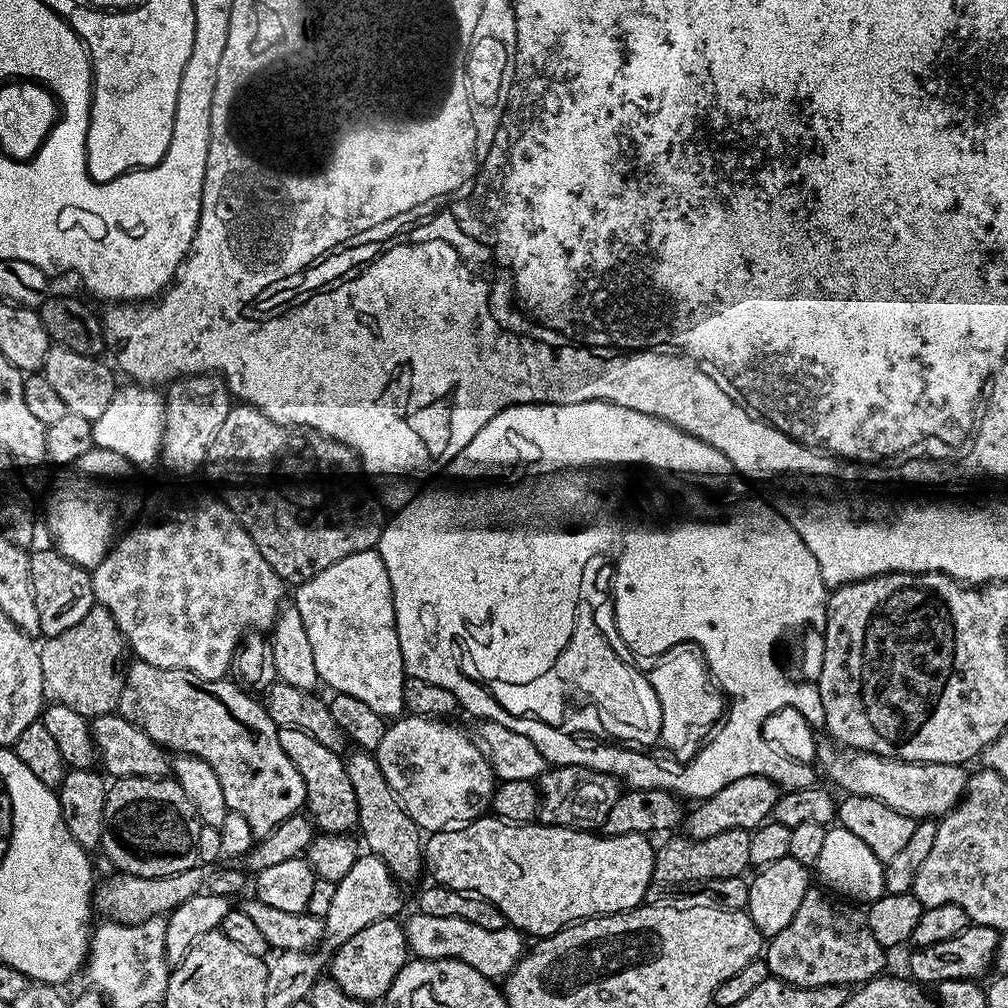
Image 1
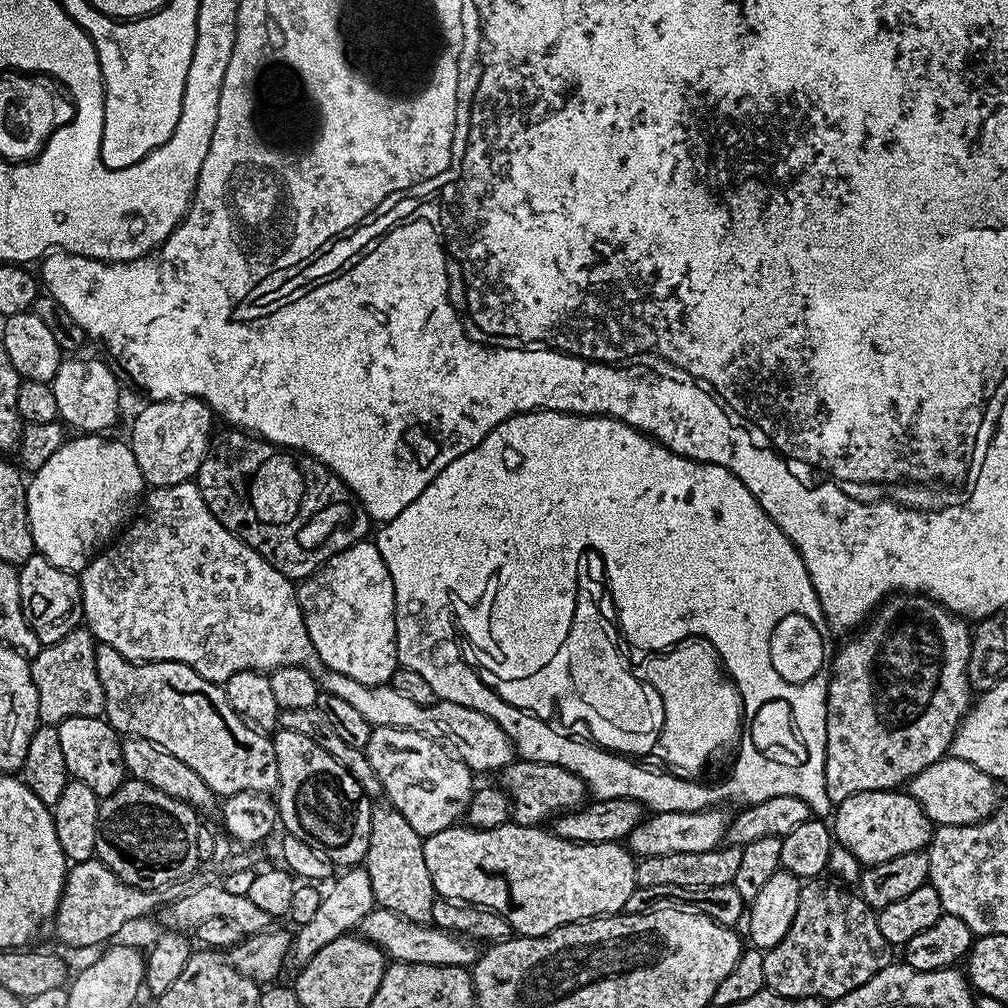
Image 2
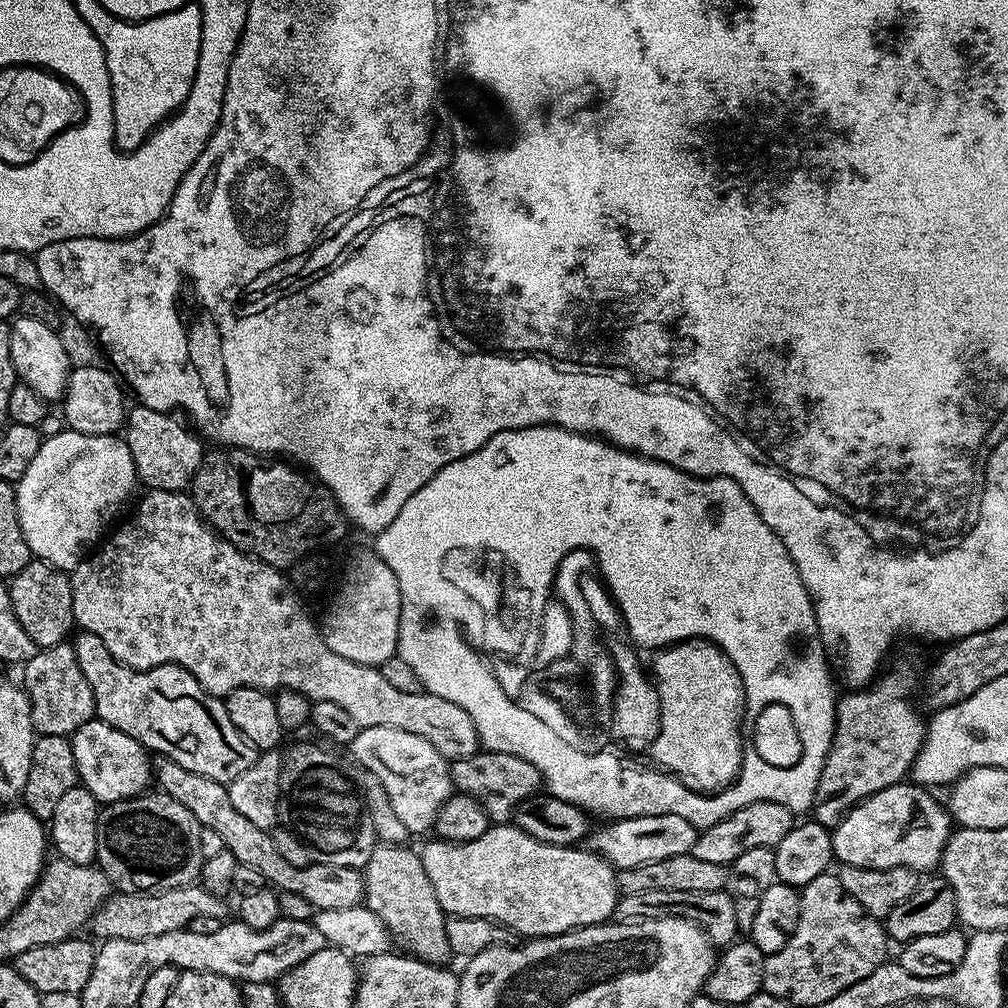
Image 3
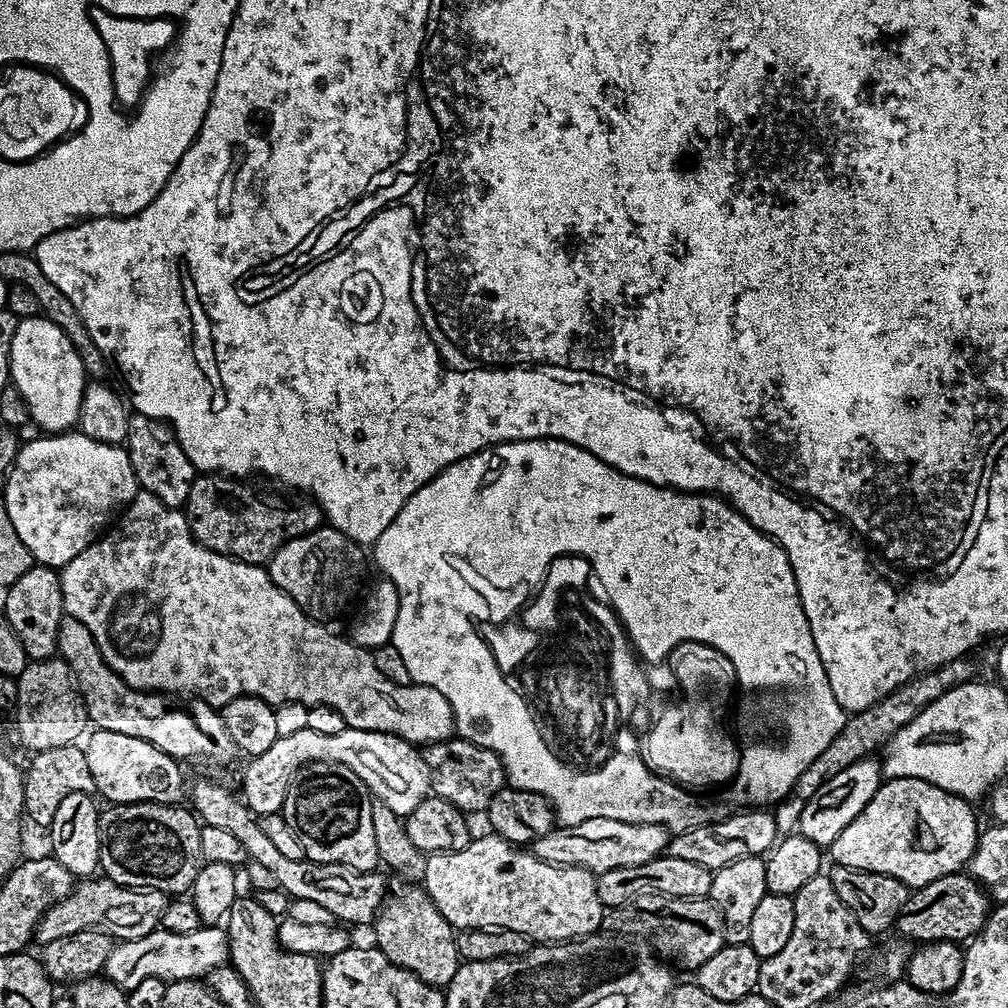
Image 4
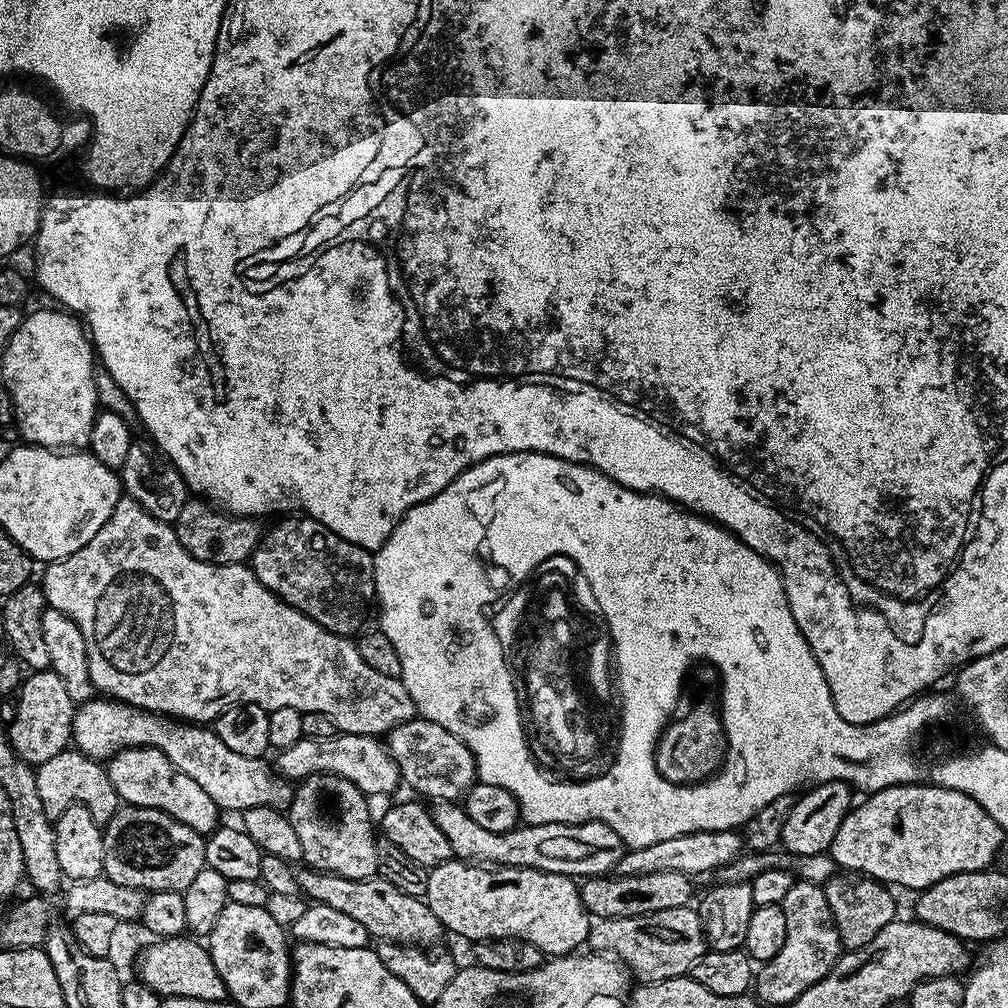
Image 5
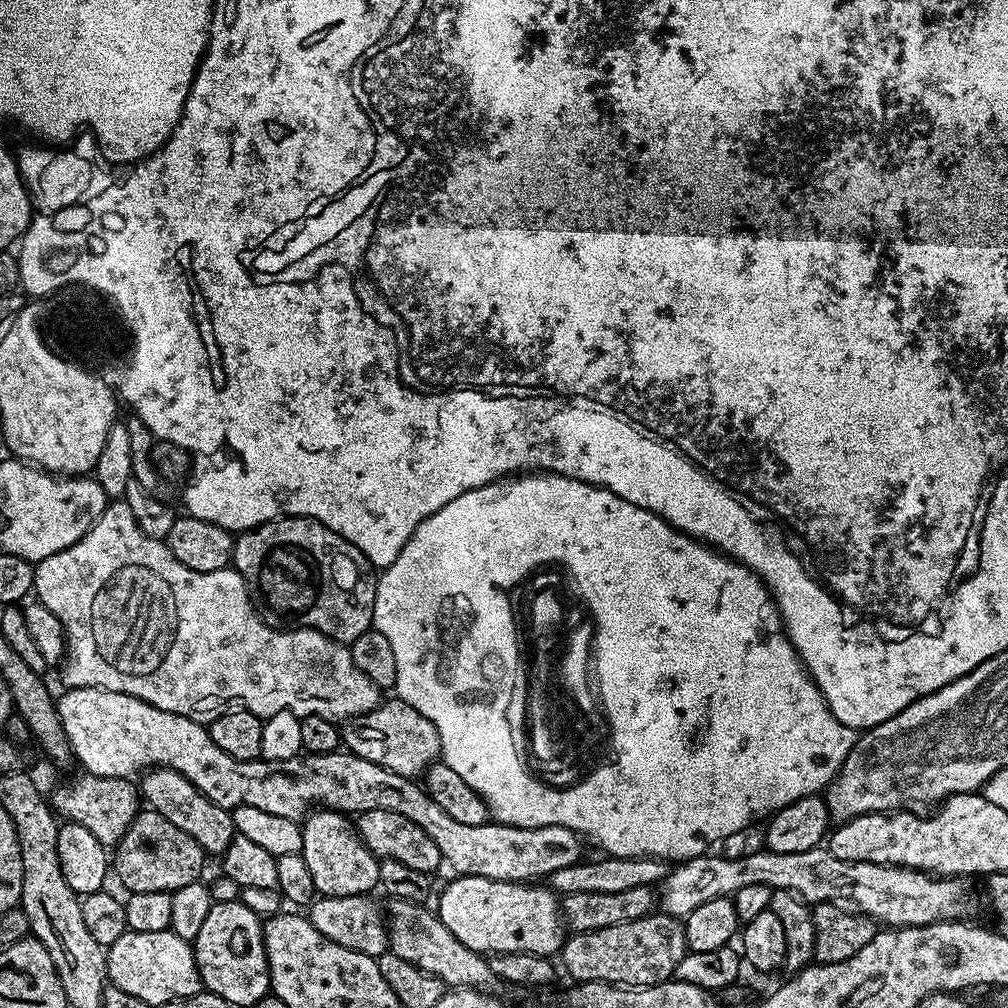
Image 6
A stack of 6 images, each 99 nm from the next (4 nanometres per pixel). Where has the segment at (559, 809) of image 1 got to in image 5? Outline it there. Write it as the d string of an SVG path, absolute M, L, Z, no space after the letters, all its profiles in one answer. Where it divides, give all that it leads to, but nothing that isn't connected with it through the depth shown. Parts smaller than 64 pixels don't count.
M413 718L393 728L386 736L388 752L396 760L400 770L400 779L409 784L415 795L429 796L429 801L459 801L467 796L472 785L477 783L476 759L474 754L450 730L438 726L438 722Z

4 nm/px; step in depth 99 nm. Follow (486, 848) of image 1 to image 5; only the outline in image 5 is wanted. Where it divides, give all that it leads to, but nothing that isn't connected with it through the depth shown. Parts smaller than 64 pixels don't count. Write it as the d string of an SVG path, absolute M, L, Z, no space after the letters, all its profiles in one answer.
M459 858L448 860L428 874L426 902L449 933L465 936L468 942L481 940L525 940L534 942L545 957L567 956L583 949L588 942L590 917L580 897L580 884L571 876L550 874L533 868L485 866Z

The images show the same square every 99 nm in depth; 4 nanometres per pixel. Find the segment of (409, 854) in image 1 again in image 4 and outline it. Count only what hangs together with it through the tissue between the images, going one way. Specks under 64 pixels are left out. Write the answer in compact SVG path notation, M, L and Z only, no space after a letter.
M404 882L401 885L396 897L393 900L391 897L376 913L375 947L379 948L382 954L386 954L390 962L410 970L410 974L422 978L422 982L432 988L447 989L448 983L462 963L456 945L456 932L452 924L442 918L423 887L412 882Z

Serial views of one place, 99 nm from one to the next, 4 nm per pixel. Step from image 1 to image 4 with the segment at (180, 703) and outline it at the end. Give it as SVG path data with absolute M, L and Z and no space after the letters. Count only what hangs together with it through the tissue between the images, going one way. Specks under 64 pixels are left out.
M64 615L58 626L56 650L59 659L72 671L72 679L84 704L88 707L89 721L102 731L116 731L118 734L130 734L130 738L142 738L158 746L167 756L178 762L184 760L209 760L212 764L228 764L238 756L234 738L226 734L224 717L211 704L204 700L185 698L180 694L162 692L143 692L131 688L102 658L94 634L78 622L78 618Z

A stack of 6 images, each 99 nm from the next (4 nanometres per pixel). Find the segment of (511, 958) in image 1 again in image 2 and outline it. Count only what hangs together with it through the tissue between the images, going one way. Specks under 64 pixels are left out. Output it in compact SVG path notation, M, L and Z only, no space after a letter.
M379 906L373 908L372 912L360 923L358 932L371 944L377 944L398 964L471 966L475 964L478 955L477 945L465 937L457 936L455 932L447 932L431 923L419 924Z

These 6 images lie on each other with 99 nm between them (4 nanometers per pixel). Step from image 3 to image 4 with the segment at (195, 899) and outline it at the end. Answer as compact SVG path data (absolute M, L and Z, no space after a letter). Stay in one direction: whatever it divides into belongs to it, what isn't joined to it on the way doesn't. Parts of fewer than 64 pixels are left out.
M84 878L62 902L46 910L46 914L38 922L34 940L37 945L43 946L58 938L70 938L70 934L91 928L107 932L117 941L142 938L160 928L160 919L167 912L169 903L170 896L167 892L153 888L127 888L107 878Z

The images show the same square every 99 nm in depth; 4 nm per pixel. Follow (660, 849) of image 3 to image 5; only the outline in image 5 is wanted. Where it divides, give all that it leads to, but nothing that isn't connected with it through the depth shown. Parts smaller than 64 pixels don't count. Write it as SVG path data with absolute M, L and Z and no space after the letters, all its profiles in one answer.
M437 800L430 808L434 822L442 826L442 834L450 841L453 857L485 866L505 868L533 868L550 874L573 878L587 878L611 873L621 858L626 845L610 826L597 820L581 824L527 824L514 830L495 832L486 830L466 814L459 803Z

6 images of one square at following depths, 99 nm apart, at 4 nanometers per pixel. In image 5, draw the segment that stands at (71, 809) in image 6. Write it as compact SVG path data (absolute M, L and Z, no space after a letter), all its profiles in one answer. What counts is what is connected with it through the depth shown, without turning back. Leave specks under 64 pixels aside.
M65 750L54 754L50 762L42 762L36 768L38 782L38 798L42 798L42 810L46 810L46 818L56 821L71 804L81 804L94 814L94 818L102 826L122 806L120 795L114 790L114 782L110 782L108 769L99 760L91 760L85 752Z

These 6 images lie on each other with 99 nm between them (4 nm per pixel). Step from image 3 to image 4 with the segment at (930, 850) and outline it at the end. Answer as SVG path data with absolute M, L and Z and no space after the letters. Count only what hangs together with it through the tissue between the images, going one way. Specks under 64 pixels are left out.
M918 778L885 779L879 790L866 802L866 810L834 838L830 846L832 864L850 866L854 870L866 870L878 874L890 874L890 878L898 878L910 890L925 888L943 876L961 871L972 859L976 842L980 839L981 825L976 825L976 812L969 801L960 796L950 794L938 786Z

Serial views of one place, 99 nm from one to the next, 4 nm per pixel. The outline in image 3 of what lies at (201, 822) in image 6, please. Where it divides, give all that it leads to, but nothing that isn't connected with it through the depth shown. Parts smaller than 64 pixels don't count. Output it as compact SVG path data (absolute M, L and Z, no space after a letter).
M93 718L73 732L70 739L79 783L96 799L97 805L129 800L149 791L148 783L151 785L154 780L154 764L148 749L130 738L130 734L123 734L108 723Z

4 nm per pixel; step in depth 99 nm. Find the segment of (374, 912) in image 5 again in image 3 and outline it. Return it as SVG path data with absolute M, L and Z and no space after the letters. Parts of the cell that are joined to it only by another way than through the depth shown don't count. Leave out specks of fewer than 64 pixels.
M167 758L155 761L154 780L157 785L160 783L158 788L161 793L174 798L174 802L182 802L182 806L198 818L200 825L215 830L221 836L225 849L234 854L237 864L256 868L273 889L302 894L302 898L306 898L306 902L310 902L316 910L342 910L364 900L364 873L361 869L315 862L306 866L290 866L290 862L278 854L271 831L254 826L254 822L250 822L236 809L234 802L230 802L227 784L194 774L194 770L186 770L186 766L178 766L178 762Z

